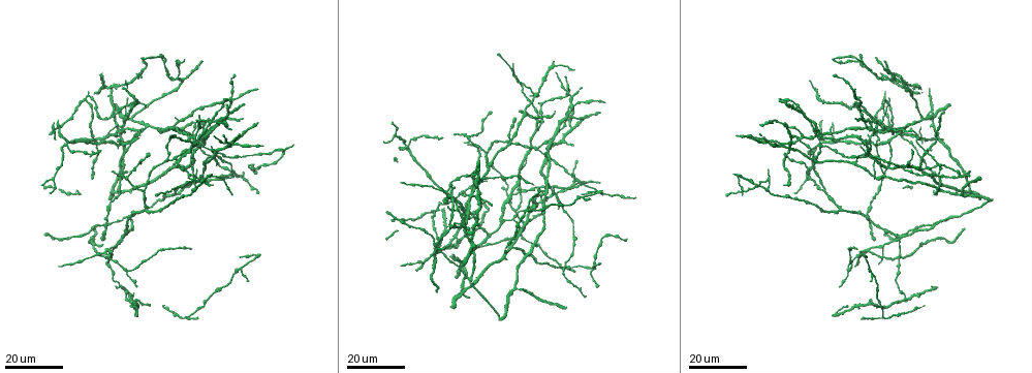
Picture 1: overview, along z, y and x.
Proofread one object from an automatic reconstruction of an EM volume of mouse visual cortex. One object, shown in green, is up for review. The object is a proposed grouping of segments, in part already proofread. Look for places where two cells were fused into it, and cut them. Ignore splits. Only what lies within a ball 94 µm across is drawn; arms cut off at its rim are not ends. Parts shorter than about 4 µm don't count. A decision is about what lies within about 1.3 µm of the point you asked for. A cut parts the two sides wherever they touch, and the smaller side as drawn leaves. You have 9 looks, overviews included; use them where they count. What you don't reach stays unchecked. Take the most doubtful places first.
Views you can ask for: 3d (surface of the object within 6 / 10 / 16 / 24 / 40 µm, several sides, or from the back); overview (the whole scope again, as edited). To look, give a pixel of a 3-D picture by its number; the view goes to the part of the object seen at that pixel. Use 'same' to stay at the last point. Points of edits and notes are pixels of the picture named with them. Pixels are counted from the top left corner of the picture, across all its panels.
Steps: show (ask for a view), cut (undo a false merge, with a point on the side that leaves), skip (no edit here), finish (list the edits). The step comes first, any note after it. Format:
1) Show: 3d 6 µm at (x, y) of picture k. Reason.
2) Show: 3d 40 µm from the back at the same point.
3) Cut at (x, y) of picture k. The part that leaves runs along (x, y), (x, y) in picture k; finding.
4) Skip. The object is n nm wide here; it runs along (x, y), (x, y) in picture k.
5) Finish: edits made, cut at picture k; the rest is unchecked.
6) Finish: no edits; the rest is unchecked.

Show: 3d 24 µm at (125, 124) of picture 1. Arms part here.

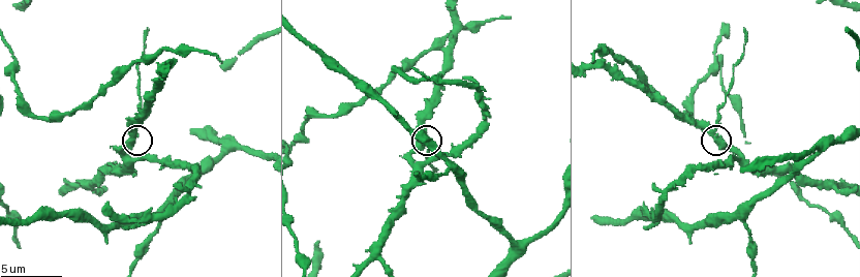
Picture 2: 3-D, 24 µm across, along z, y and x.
Show: 3d 6 µm at (134, 129) of picture 2.

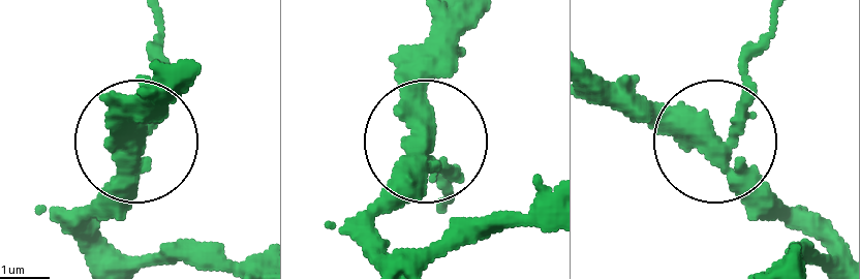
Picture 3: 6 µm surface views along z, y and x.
Skip. The object is 370 nm wide here; it runs along (527, 205), (429, 246), (371, 234), (425, 144), (454, 192) in picture 3; all the same cell.

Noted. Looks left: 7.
Show: 3d 16 µm at (557, 195) of picture 1. Four arms meet.

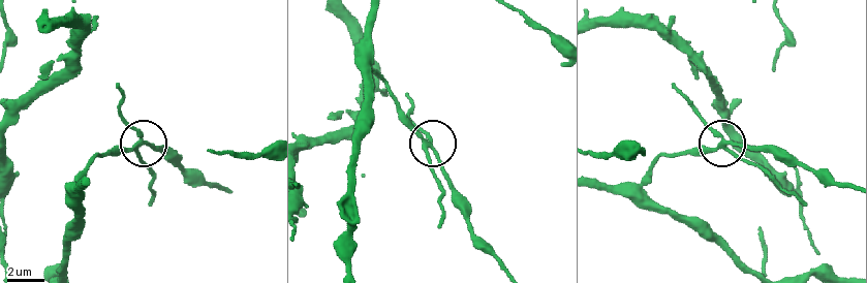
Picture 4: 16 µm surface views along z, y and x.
Show: 3d 6 µm at (428, 148) of picture 4. Zoom in.

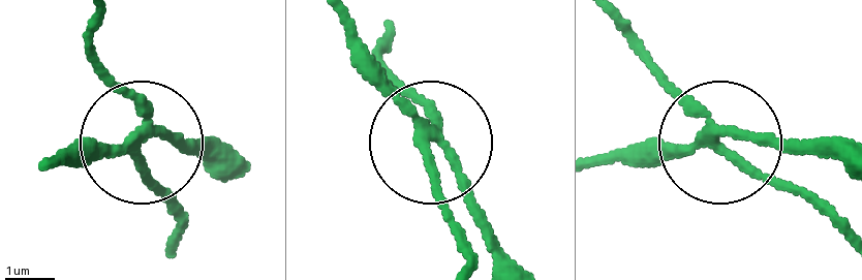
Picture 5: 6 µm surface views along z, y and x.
Skip. The object is 210 nm wide here; it runs along (602, 166), (651, 166), (713, 143), (820, 212) in picture 5; continuous, no second cell.

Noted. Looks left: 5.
Show: 3d 16 µm at (191, 160) of picture 1. A fork.

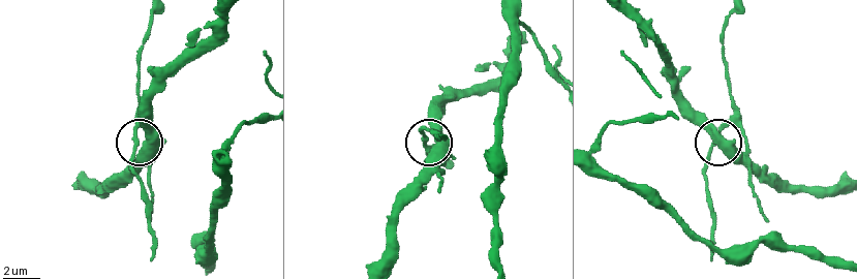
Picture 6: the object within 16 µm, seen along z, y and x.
Show: 3d 6 µm at (425, 143) of picture 6.

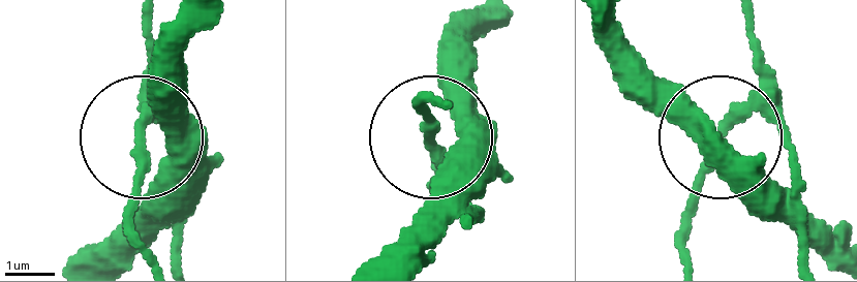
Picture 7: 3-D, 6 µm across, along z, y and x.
Show: 3d 6 µm from the back at (142, 136) of picture 7. Other side.

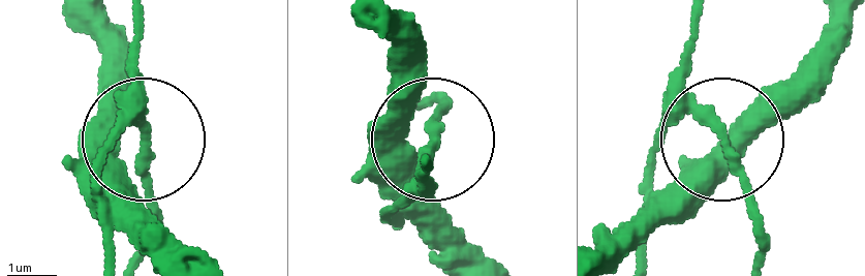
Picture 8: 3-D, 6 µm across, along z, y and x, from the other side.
Skip. All the same cell.

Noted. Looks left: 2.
Show: 3d 16 µm at (242, 267) of picture 1. Arms part here.

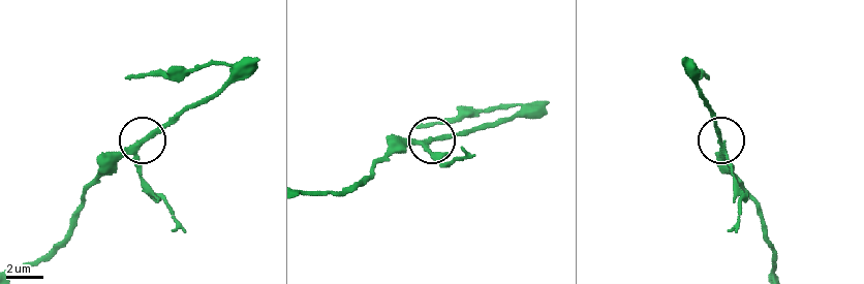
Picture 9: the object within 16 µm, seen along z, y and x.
Show: 3d 6 µm at (726, 151) of picture 9.

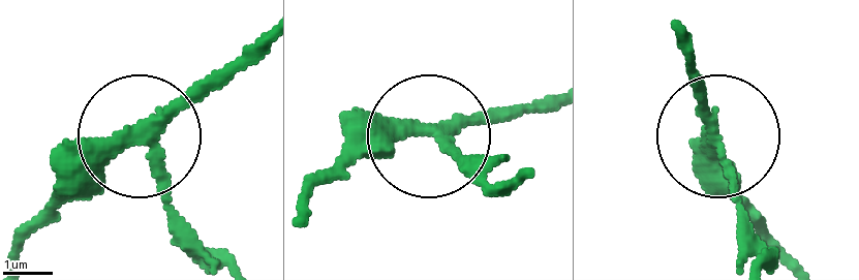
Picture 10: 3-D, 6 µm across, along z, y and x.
Skip. 3 arms meet here; it runs along (306, 206), (413, 135), (441, 140), (462, 168) in picture 10; all the same cell.

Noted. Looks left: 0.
Finish: no edits; the rest is unchecked.

